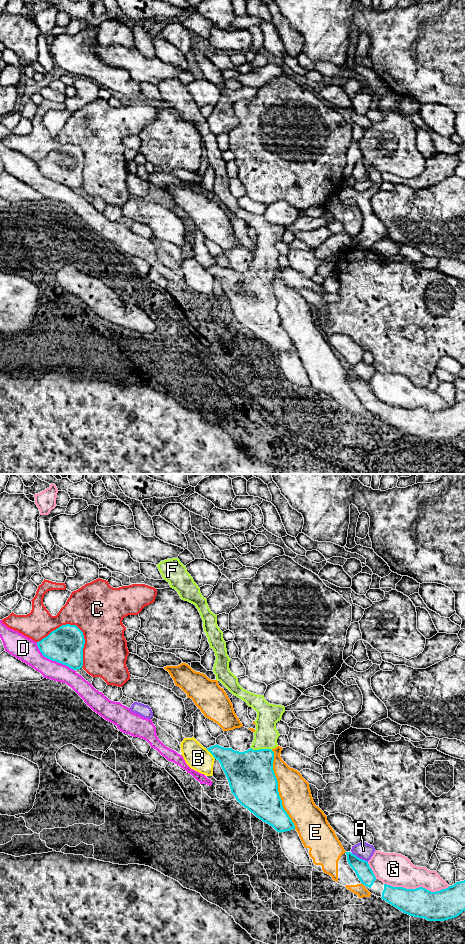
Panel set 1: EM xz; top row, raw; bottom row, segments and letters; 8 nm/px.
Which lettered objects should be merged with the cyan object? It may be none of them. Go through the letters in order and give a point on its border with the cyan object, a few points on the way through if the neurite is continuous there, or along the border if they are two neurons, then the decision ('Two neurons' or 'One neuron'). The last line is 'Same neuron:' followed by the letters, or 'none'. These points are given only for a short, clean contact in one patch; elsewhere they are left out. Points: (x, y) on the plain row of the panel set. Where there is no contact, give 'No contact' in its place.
A: Touches cyan at xz (359, 378). Two neurons
B: Touches cyan at xz (211, 273). Two neurons
C: Touches cyan at xz (77, 147). Two neurons
D: Touches cyan at xz (52, 180). Two neurons
E: Touches cyan at xz (277, 309). Two neurons
F: Touches cyan at xz (261, 269). Path across: xz (250, 294), (260, 277), (261, 269), (265, 256). One neuron
G: Touches cyan at xz (417, 408). Two neurons
Same neuron: F

